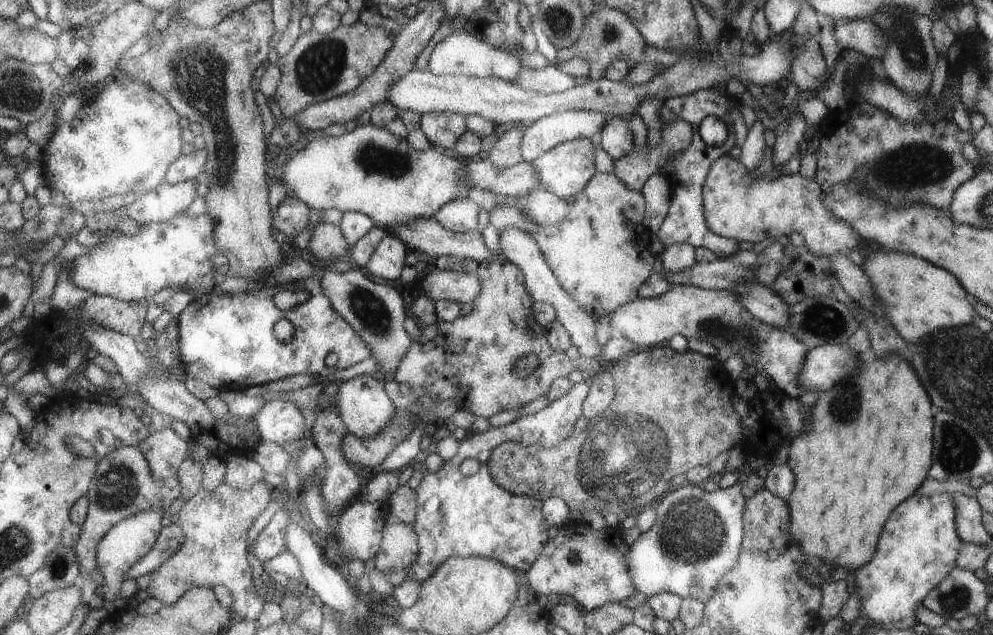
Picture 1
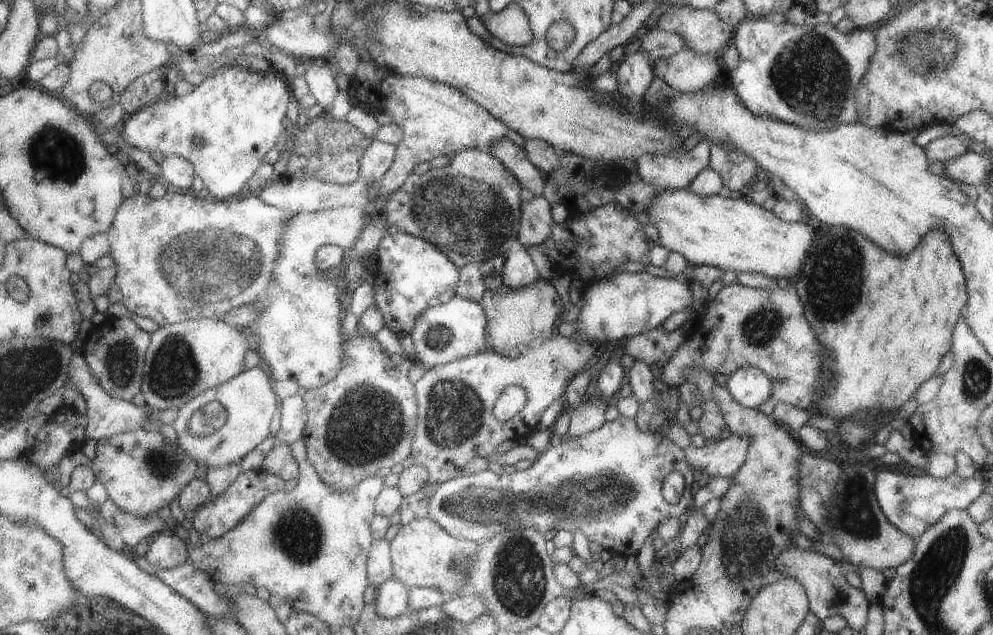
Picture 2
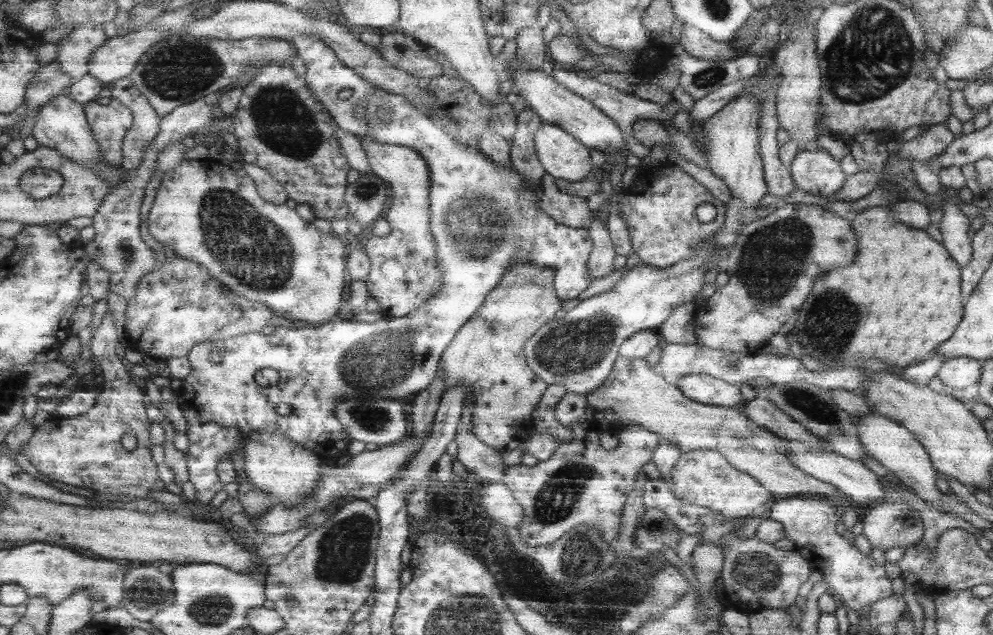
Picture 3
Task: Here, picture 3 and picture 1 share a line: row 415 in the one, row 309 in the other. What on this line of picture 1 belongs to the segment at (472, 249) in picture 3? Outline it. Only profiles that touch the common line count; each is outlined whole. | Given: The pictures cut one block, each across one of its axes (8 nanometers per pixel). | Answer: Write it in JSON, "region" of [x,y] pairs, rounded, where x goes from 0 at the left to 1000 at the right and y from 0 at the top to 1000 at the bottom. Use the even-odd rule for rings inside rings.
{"region":[[[319,419],[319,428],[315,435],[289,449],[295,457],[303,457],[303,460],[310,460],[311,463],[307,476],[295,482],[289,491],[285,491],[277,479],[277,466],[283,452],[278,444],[268,447],[267,457],[259,457],[259,460],[242,460],[237,466],[231,466],[231,463],[215,458],[200,466],[200,469],[195,468],[189,483],[186,483],[179,498],[182,572],[186,578],[186,586],[200,594],[204,602],[216,608],[219,614],[244,617],[252,608],[263,608],[263,605],[283,598],[289,592],[297,592],[297,589],[309,589],[313,594],[325,595],[335,589],[337,583],[351,580],[351,576],[375,561],[375,548],[368,542],[355,512],[347,504],[346,498],[343,498],[343,493],[335,482],[334,472],[331,472],[331,466],[327,466],[324,438],[328,427],[328,422]],[[283,501],[288,501],[297,515],[298,523],[292,539],[283,539],[277,529],[277,510]]]}

